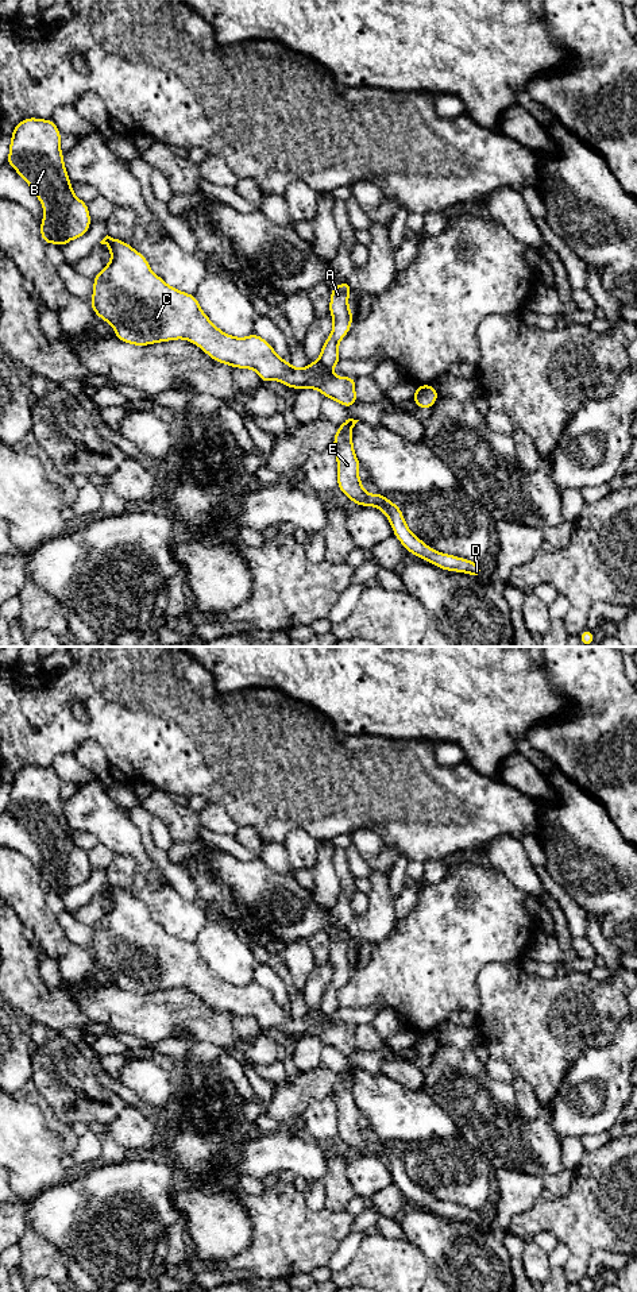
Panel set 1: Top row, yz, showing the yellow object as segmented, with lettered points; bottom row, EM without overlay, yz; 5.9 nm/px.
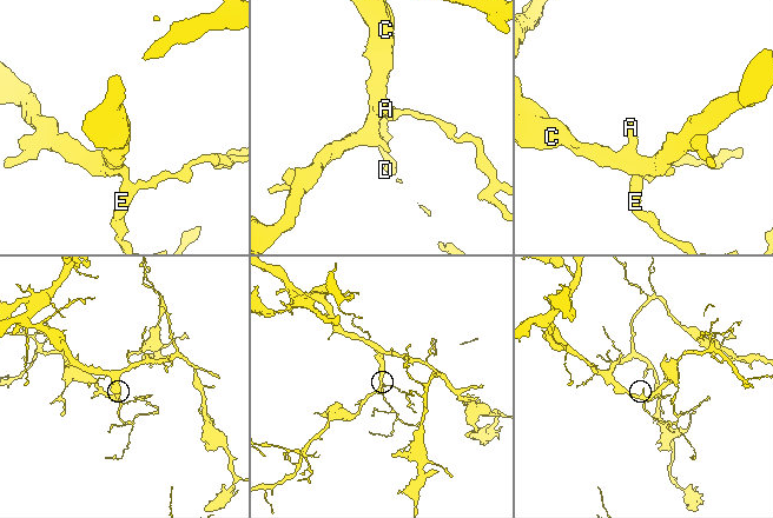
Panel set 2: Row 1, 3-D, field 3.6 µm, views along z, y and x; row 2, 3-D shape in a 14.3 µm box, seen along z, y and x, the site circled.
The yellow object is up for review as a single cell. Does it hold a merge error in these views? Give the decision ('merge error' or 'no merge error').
no merge error

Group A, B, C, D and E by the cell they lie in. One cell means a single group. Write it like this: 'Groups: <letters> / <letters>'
Groups: A B C D E

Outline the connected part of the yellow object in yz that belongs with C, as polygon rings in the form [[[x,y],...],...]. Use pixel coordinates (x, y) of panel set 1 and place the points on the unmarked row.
[[[107,883],[100,891],[111,898],[112,906],[92,926],[94,937],[90,953],[99,965],[113,975],[119,988],[135,994],[148,994],[151,991],[186,987],[219,1011],[238,1017],[254,1017],[265,1031],[277,1027],[286,1035],[297,1035],[298,1038],[318,1037],[324,1045],[339,1049],[345,1056],[358,1050],[355,1042],[356,1026],[332,1023],[333,1015],[341,1007],[337,999],[339,991],[350,980],[354,968],[354,963],[348,956],[348,942],[354,933],[341,930],[331,937],[332,980],[321,996],[318,1010],[309,1010],[305,1017],[300,1018],[279,1006],[273,994],[255,980],[248,986],[235,986],[220,979],[202,960],[194,942],[169,934],[151,919],[147,907],[126,890]]]

